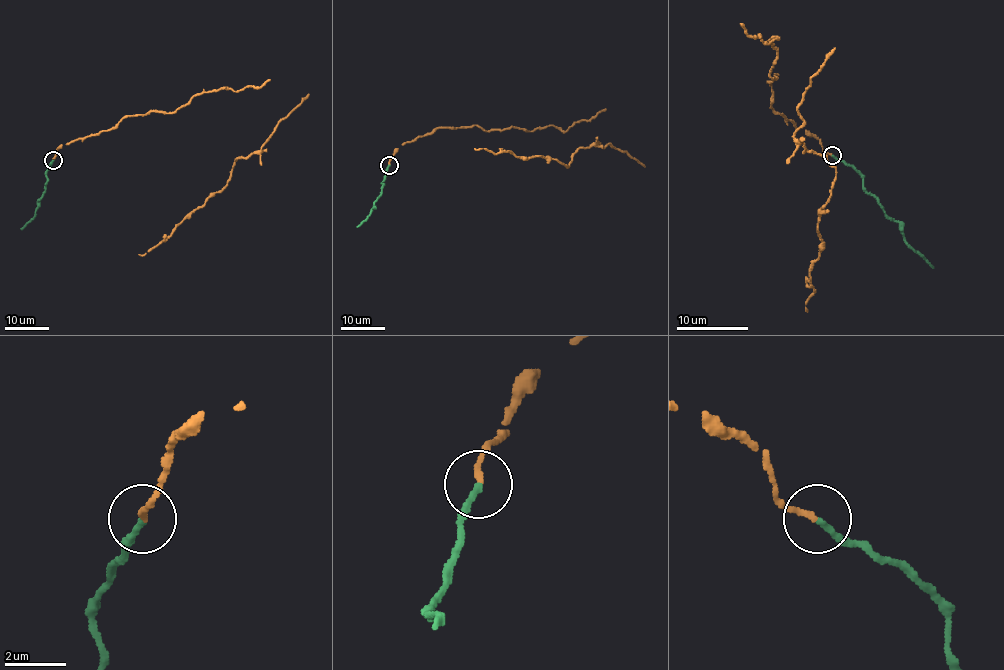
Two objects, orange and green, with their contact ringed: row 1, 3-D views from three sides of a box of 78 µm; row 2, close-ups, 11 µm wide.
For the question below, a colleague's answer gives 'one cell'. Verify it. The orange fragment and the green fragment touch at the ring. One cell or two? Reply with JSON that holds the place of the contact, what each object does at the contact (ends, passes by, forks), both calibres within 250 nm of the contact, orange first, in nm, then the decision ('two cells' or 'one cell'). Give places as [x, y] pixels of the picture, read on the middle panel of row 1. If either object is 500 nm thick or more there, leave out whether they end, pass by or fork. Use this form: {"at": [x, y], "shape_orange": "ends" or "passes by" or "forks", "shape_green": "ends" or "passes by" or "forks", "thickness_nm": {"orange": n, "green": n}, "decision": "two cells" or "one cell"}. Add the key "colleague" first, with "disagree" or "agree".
{"colleague": "agree", "at": [389, 165], "shape_orange": "ends", "shape_green": "ends", "thickness_nm": {"orange": 180, "green": 200}, "decision": "one cell"}

